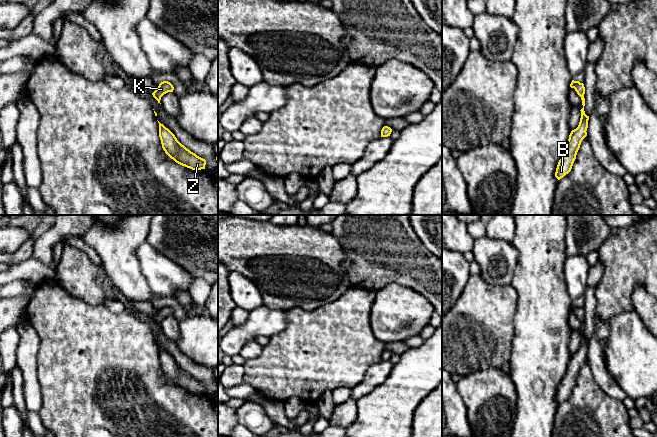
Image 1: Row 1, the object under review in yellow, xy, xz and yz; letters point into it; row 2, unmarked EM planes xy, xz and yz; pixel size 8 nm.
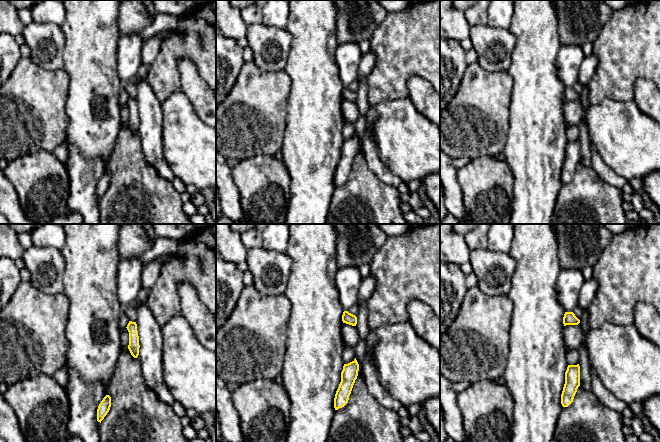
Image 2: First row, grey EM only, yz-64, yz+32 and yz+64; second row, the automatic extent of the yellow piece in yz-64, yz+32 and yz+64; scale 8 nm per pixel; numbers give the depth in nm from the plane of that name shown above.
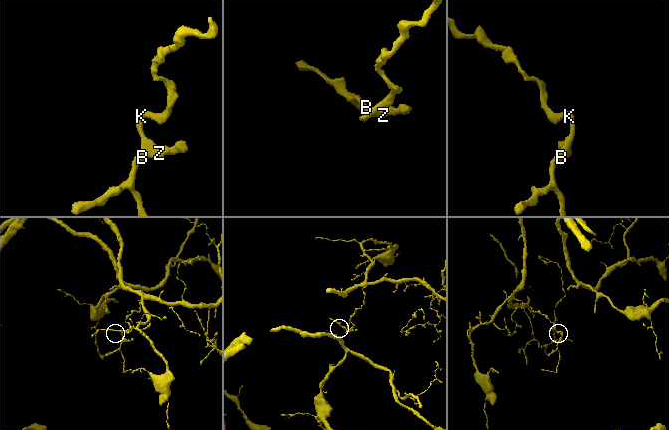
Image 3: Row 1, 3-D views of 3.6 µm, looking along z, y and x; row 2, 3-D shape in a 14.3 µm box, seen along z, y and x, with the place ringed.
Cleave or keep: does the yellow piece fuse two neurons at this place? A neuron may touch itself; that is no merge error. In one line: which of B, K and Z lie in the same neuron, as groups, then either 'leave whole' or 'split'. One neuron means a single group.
B Z / K; split

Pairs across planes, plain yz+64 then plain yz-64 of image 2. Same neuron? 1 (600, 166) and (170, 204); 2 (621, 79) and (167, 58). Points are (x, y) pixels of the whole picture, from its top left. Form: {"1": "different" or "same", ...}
{"1": "different", "2": "same"}

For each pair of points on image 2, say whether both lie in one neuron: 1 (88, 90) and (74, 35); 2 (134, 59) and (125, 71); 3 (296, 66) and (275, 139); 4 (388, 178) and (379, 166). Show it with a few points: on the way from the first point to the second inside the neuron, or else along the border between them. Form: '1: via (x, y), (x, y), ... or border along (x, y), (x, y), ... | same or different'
1: via (88, 76), (88, 49) | same
2: via (131, 62), (126, 68) | same
3: border along (283, 70), (290, 81), (287, 109) | different
4: via (385, 175), (380, 169) | same

